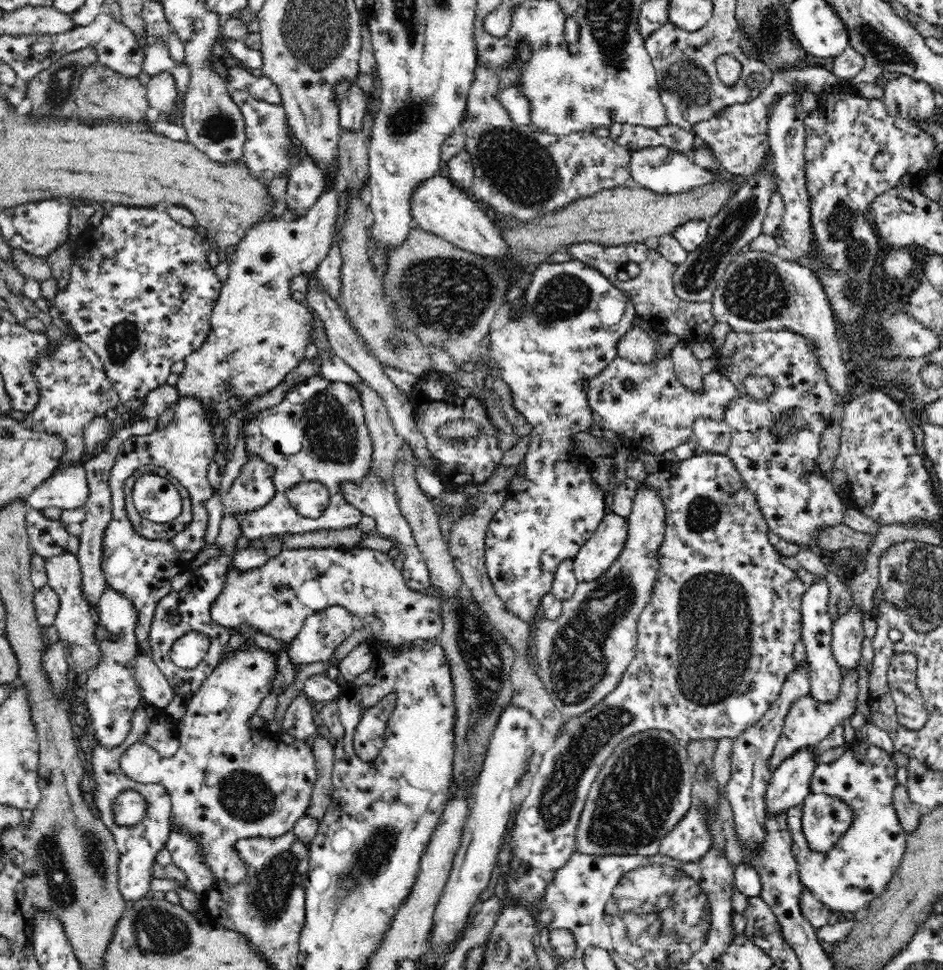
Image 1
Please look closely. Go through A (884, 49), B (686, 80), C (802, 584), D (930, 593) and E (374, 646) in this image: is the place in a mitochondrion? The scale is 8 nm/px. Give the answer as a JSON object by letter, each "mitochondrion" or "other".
{"A":"mitochondrion","B":"mitochondrion","C":"other","D":"mitochondrion","E":"other"}

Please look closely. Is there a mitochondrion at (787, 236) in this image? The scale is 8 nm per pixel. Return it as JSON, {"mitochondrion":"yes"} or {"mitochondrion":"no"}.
{"mitochondrion":"no"}

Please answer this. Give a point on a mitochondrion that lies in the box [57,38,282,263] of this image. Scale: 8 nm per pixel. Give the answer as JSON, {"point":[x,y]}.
{"point":[215,126]}

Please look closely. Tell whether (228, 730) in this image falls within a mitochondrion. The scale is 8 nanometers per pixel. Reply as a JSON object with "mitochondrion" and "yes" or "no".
{"mitochondrion":"no"}

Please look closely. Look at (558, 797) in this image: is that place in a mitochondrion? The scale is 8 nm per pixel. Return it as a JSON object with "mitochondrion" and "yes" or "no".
{"mitochondrion":"yes"}

